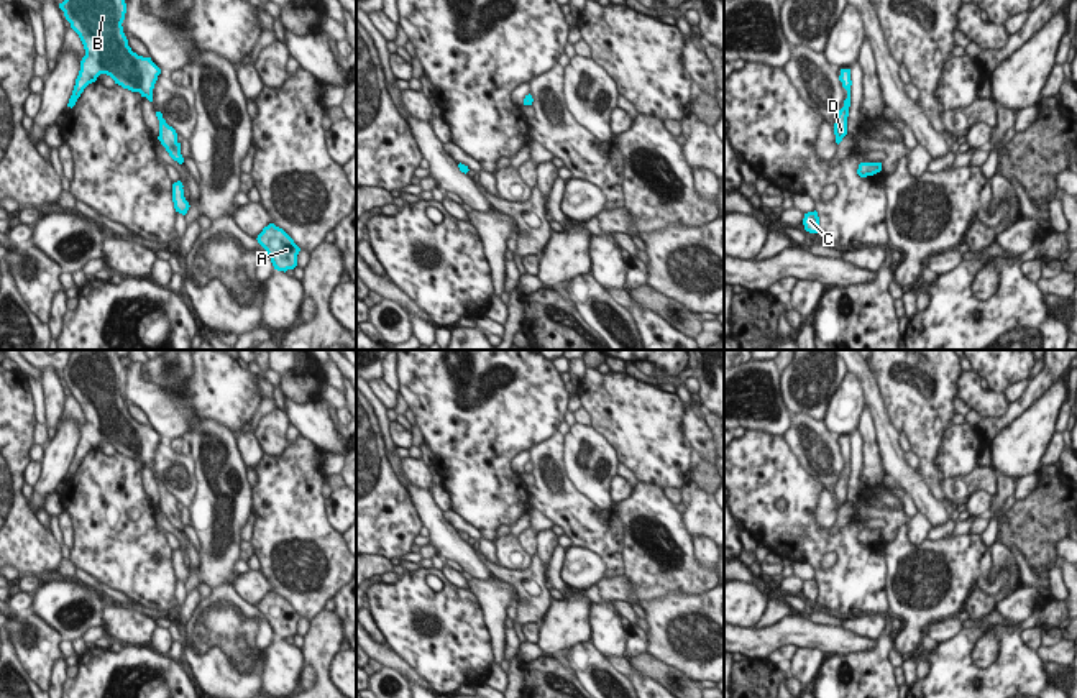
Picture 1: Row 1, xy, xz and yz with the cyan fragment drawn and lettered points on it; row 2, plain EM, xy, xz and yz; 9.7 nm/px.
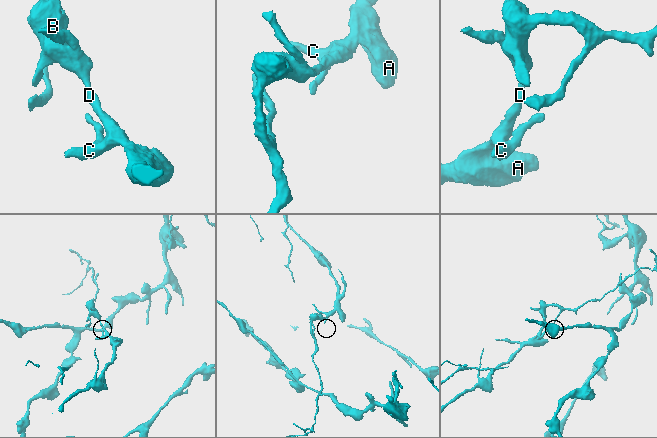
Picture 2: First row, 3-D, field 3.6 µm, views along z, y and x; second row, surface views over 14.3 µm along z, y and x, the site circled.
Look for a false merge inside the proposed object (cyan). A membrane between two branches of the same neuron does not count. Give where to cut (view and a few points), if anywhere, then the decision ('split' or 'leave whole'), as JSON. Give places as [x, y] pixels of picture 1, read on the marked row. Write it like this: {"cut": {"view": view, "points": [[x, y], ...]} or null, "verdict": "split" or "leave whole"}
{"cut": null, "verdict": "leave whole"}

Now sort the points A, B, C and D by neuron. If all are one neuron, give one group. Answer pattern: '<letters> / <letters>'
A B C D

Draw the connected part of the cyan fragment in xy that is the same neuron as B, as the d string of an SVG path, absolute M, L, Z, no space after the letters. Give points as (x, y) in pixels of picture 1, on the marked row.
M64 0L59 8L85 49L67 107L72 108L84 89L100 74L153 102L161 69L151 57L138 56L128 46L121 26L126 13L125 0Z

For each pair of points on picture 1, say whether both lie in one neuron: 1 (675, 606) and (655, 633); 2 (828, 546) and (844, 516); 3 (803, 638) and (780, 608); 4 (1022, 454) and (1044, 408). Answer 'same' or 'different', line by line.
1: same
2: different
3: different
4: same

